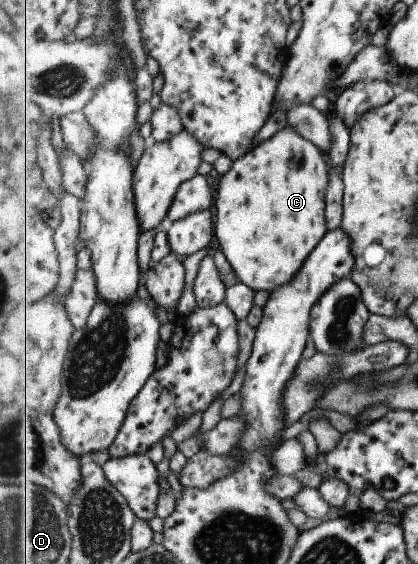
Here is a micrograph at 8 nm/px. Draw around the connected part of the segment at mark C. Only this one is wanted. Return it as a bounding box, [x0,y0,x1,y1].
[215,125,330,292]

